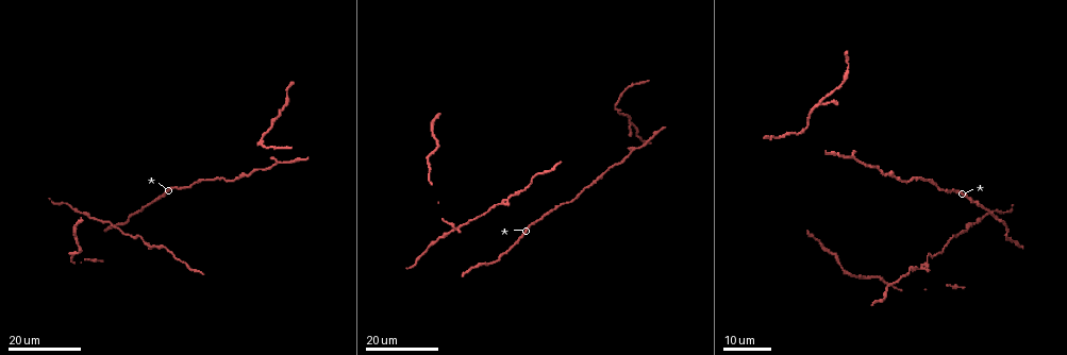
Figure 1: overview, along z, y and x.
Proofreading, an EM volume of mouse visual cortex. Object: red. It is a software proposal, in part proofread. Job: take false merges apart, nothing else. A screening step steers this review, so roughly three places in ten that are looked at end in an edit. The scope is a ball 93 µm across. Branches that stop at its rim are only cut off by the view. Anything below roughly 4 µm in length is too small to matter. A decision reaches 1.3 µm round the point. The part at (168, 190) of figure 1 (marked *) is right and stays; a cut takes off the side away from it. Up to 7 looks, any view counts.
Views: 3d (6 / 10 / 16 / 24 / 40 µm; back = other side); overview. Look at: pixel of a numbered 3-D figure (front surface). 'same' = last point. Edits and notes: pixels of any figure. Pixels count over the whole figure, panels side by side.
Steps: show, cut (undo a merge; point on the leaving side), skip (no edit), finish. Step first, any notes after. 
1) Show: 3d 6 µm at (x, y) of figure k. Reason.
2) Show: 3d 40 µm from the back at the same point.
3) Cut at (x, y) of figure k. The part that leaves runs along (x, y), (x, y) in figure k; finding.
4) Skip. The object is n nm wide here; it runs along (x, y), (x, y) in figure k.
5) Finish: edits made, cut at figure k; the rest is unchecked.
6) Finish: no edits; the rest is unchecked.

Show: 3d 24 µm at (797, 132) of figure 1. A narrow waist.

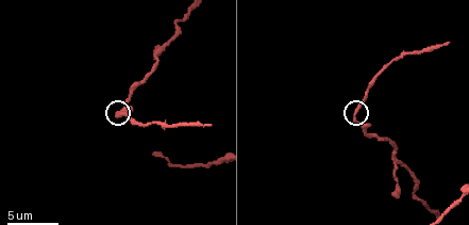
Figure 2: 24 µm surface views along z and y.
Show: 3d 10 µm at (356, 114) of figure 2.

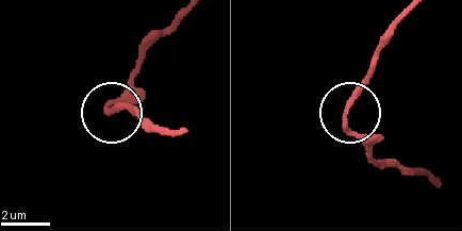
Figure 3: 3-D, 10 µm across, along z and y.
Skip. All the same neuron.

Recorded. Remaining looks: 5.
Show: 3d 6 µm at (160, 51) of figure 2.

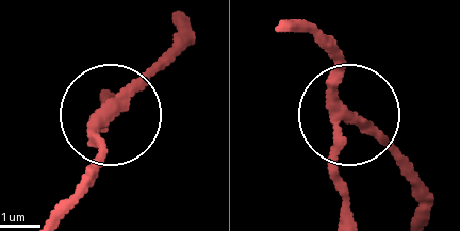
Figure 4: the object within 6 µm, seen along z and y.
Show: 3d 6 µm from the back at (106, 109) of figure 4.

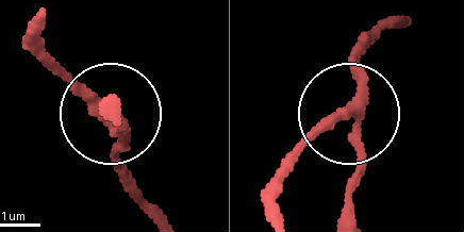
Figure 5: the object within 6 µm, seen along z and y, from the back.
Skip. 3 arms meet here; continuous, no second neuron.

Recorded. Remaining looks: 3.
Show: 3d 10 µm at (170, 166) of figure 2. Arms part here.

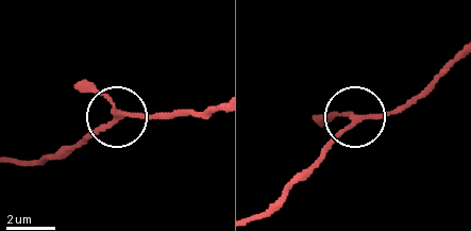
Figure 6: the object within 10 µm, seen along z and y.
Skip. The object is 180 nm wide here; it runs along (17, 160), (61, 158), (121, 117), (174, 117) in figure 6; all the same neuron.

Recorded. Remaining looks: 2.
Finish: no edits; the rest is unchecked.

